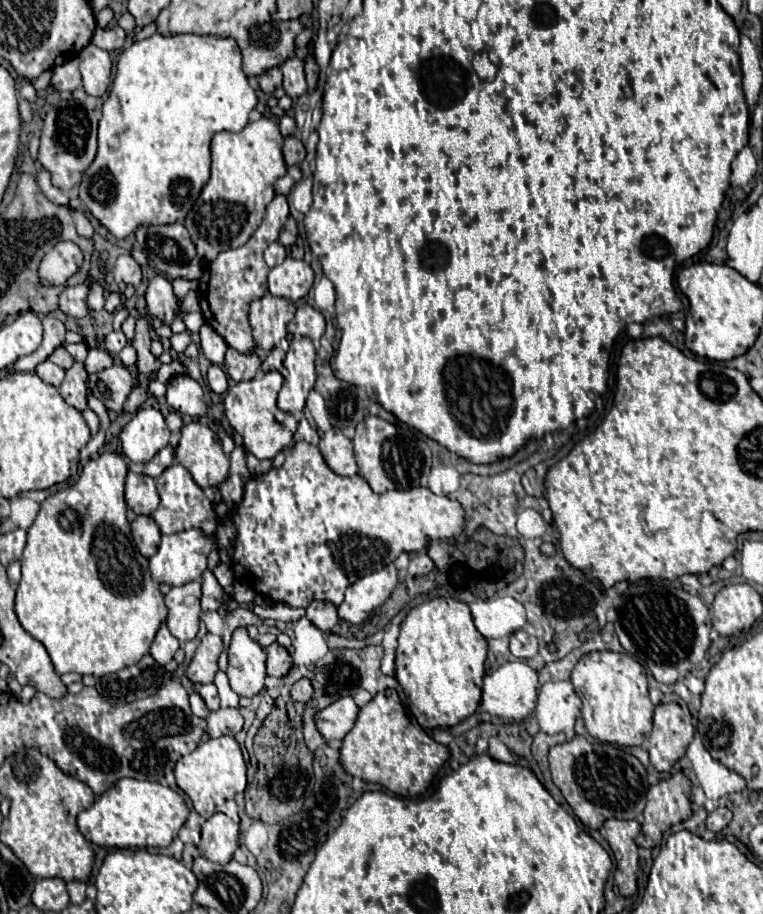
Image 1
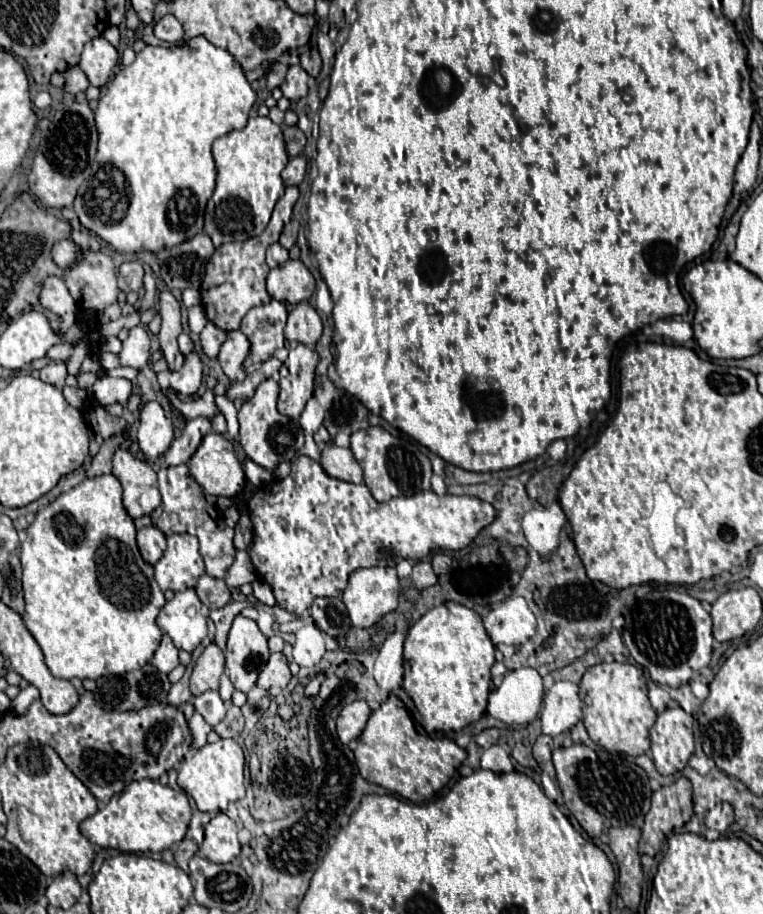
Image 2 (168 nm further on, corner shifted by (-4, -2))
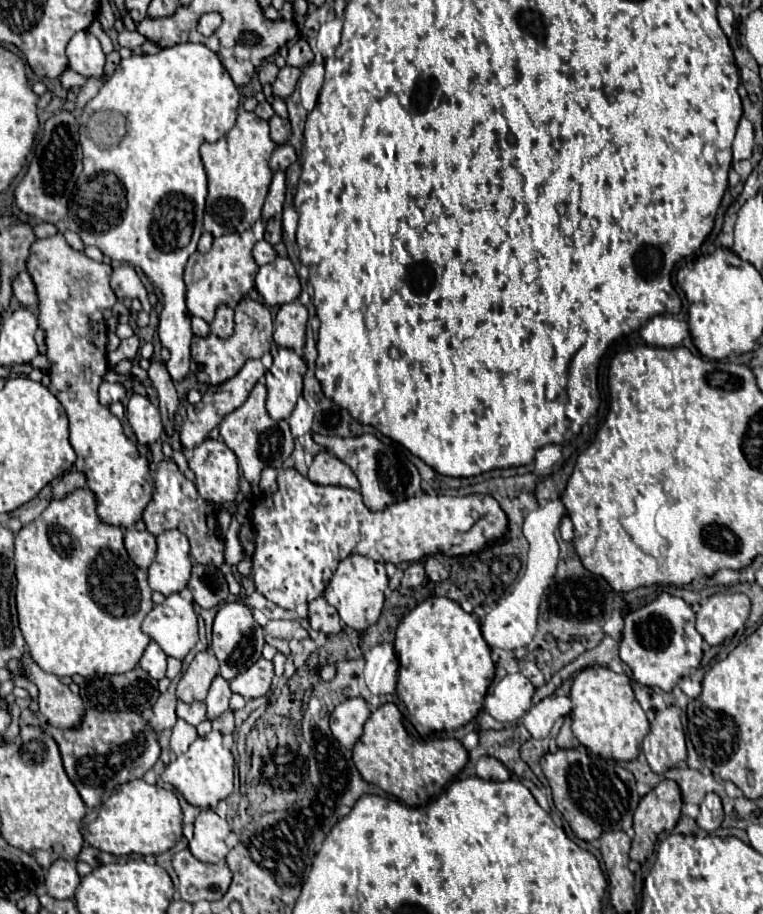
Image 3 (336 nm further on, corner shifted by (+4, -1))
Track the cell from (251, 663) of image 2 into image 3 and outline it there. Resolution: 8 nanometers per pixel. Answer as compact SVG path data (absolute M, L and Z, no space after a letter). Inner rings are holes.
M230 601L222 605L214 619L214 629L212 629L212 651L220 661L220 675L226 681L236 679L250 665L254 665L254 661L262 657L262 647L264 647L264 633L262 627L254 621L250 607L244 605L242 601Z

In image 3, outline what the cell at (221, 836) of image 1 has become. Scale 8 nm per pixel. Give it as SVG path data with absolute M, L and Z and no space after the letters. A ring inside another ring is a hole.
M206 809L194 821L194 837L190 841L190 851L196 859L204 863L220 863L228 855L228 847L224 843L230 833L230 825L226 819L218 817L214 811Z

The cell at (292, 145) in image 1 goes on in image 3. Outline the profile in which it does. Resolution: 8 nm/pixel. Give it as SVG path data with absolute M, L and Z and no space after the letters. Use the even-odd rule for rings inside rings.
M274 115L270 119L270 137L276 145L284 145L288 143L292 131L290 131L290 121L288 119L280 119L278 115Z

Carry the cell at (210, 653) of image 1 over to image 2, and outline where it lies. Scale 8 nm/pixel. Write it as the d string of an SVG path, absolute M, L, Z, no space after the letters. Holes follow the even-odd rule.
M212 642L204 648L190 676L190 692L198 696L206 690L218 690L220 676L224 672L224 652Z

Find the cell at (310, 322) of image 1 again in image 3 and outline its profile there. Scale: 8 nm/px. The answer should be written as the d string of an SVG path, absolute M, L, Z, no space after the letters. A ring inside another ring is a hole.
M300 301L282 305L276 315L276 327L274 327L276 345L300 351L306 343L306 321L308 321L308 309Z

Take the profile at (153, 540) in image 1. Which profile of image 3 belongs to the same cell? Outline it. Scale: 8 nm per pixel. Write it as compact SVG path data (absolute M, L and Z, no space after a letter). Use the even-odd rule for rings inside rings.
M128 529L124 533L124 545L126 545L126 551L128 551L130 559L140 569L148 569L150 567L154 555L156 555L156 537L152 533Z

